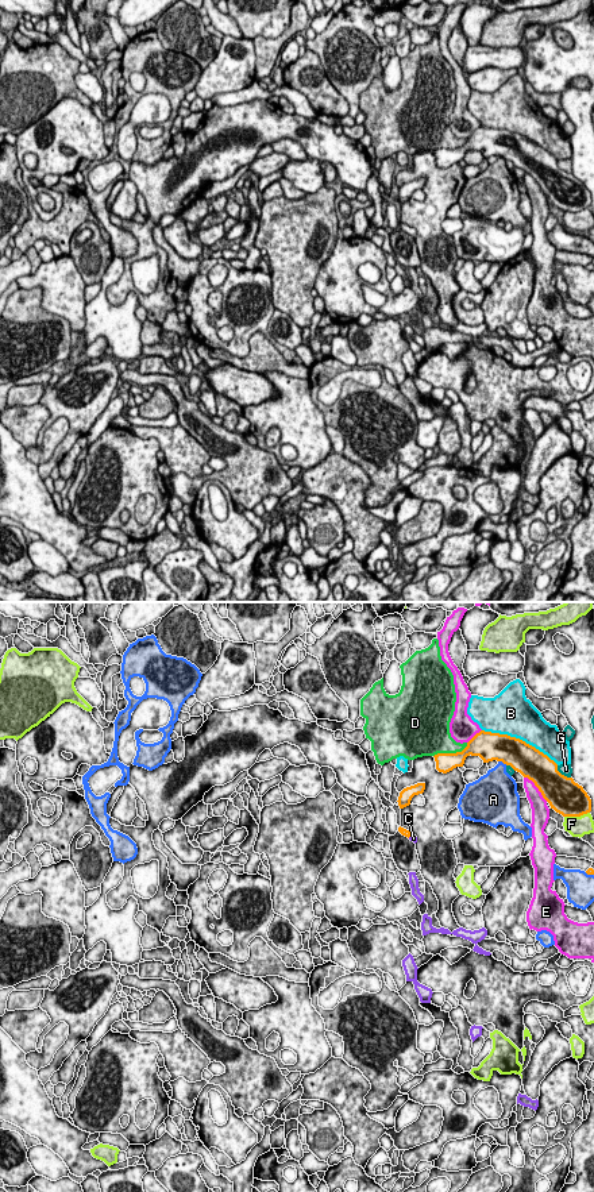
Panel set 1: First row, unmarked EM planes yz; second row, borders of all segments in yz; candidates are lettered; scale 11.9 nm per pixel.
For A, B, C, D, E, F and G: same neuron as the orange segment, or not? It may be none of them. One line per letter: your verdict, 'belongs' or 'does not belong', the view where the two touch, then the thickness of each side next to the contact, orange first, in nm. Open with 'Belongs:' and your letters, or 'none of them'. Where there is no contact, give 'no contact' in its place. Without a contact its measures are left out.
Belongs: C
A: does not belong | yz | 360/340 nm
B: does not belong | yz | 360/460 nm
C: belongs | yz | 90/70 nm
D: does not belong | yz | 220/360 nm
E: does not belong | yz | 380/190 nm
F: does not belong | yz | 420/240 nm
G: does not belong | yz | 400/140 nm

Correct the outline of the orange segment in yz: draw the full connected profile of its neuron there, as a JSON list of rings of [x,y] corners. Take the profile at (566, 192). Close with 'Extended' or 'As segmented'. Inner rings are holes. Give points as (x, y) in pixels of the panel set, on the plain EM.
[[[481,126],[462,147],[435,150],[436,165],[447,169],[463,162],[470,150],[479,151],[483,158],[497,155],[510,161],[532,175],[551,204],[563,212],[580,212],[591,207],[591,194],[582,181],[562,170],[547,150],[508,130]]]. As segmented

